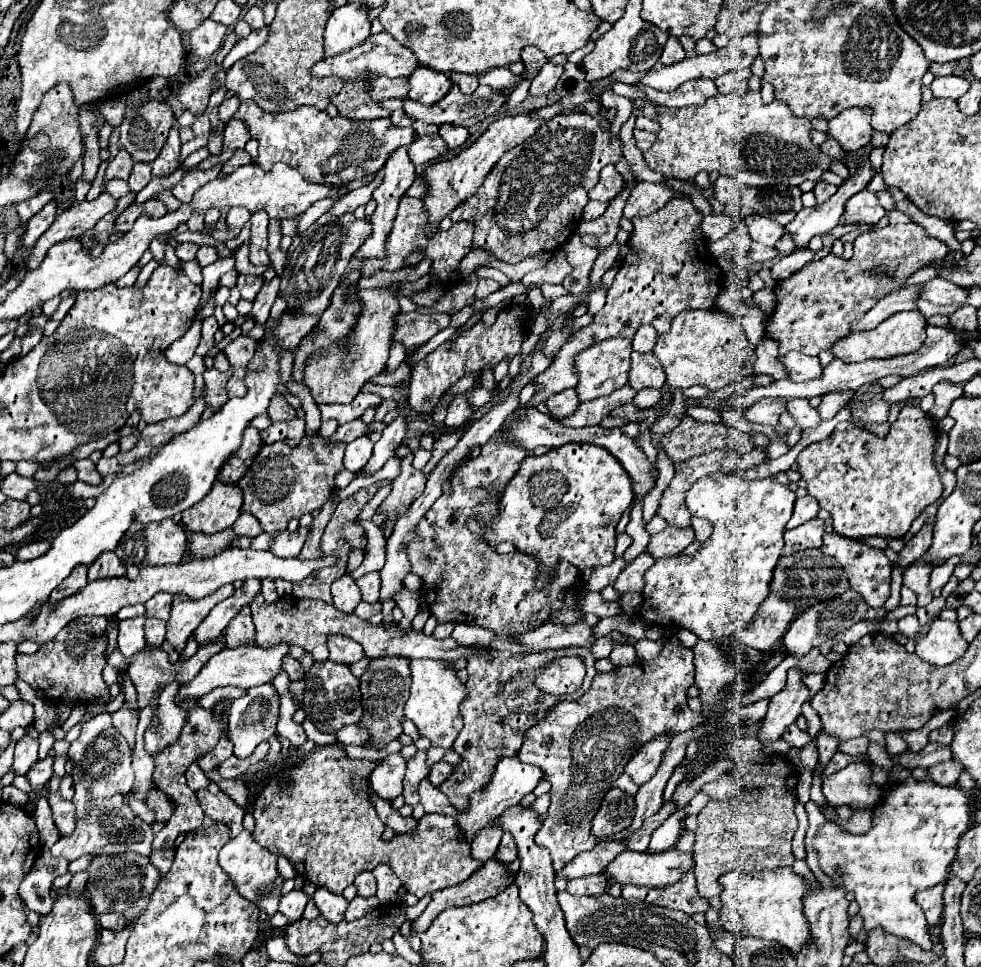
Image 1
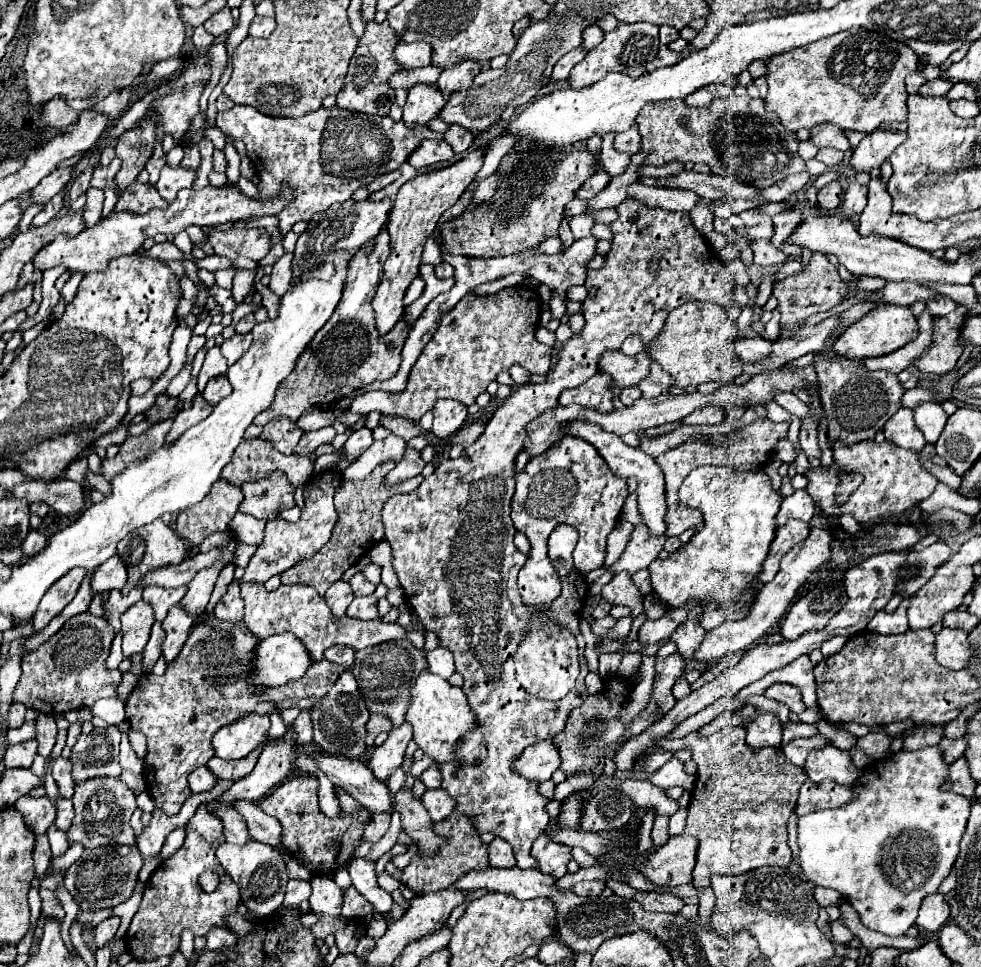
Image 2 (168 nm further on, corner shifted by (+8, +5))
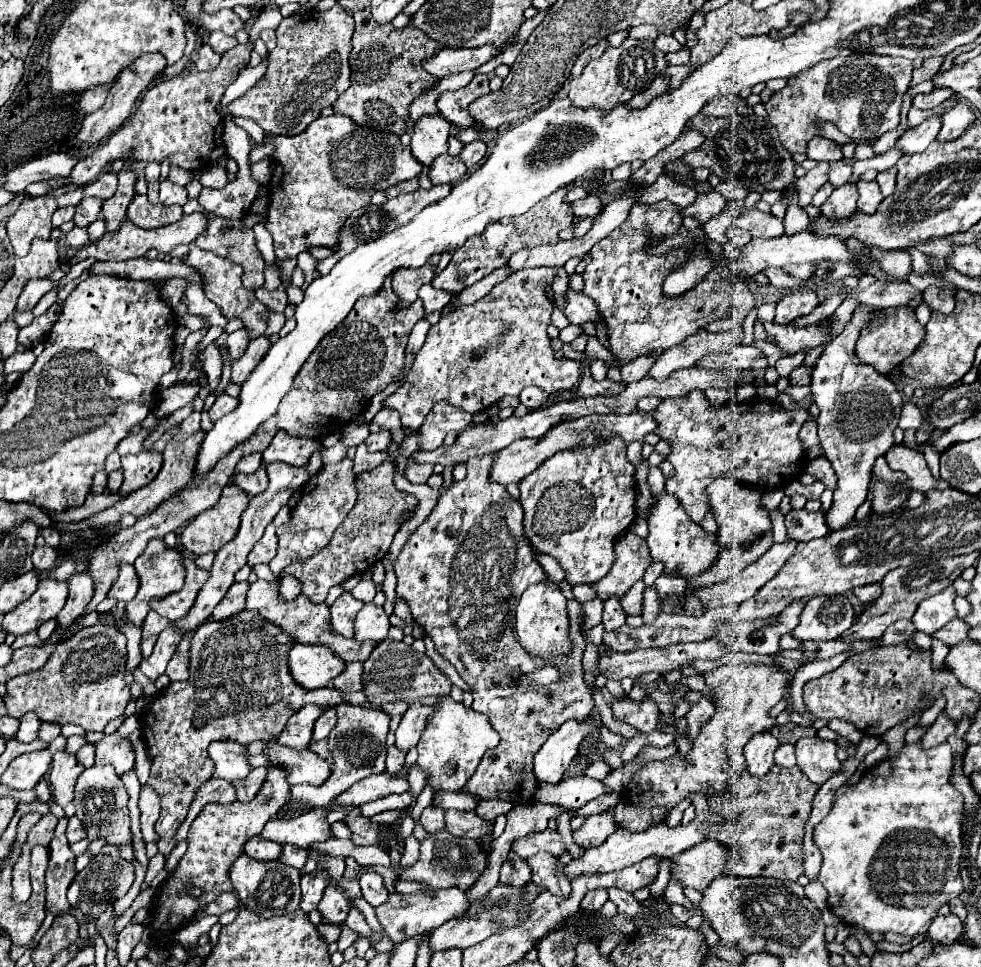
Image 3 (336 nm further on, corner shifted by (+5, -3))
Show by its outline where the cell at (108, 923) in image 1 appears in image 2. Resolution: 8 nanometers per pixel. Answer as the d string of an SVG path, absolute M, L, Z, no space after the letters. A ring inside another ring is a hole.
M110 916L110 918L102 920L102 922L94 928L94 940L96 940L98 948L102 948L106 942L110 942L110 940L114 938L118 926L120 926L120 918L118 918L118 916Z

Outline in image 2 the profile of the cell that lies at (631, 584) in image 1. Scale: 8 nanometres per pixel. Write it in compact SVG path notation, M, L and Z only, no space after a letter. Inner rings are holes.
M618 572L600 592L606 602L610 604L622 604L622 606L628 606L632 612L630 612L630 618L636 618L640 614L644 614L644 608L642 608L642 594L640 590L634 586L632 582L632 576L628 572Z

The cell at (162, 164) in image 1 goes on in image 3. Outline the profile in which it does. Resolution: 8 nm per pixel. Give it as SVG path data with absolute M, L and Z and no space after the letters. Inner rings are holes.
M147 164L145 180L147 180L147 198L149 198L149 202L157 204L157 198L159 198L159 164Z

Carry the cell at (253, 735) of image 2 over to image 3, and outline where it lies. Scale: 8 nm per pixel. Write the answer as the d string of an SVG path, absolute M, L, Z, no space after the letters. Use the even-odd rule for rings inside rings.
M213 742L209 746L209 758L215 764L215 778L223 778L227 782L237 782L247 778L249 764L247 752L243 744L235 742Z

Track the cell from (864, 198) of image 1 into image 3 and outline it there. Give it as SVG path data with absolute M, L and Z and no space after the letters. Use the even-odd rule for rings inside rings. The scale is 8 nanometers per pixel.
M859 180L857 182L857 188L859 188L859 204L857 204L857 210L865 212L865 214L875 212L877 206L881 204L881 200L883 200L881 190L879 190L879 184L875 180L871 180L871 182Z

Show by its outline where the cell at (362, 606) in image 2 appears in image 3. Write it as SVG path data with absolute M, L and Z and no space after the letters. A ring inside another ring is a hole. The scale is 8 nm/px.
M365 604L355 618L355 640L357 642L373 642L381 644L387 638L387 630L391 628L389 616L383 606Z

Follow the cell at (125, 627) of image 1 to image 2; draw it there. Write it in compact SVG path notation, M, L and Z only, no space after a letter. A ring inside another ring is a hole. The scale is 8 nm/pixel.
M140 600L120 616L120 622L122 622L122 652L124 652L124 656L142 652L150 638L150 628L154 624L152 608Z

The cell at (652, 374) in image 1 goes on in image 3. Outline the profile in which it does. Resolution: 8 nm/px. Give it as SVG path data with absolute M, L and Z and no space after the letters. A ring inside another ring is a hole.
M691 390L685 396L661 400L651 416L659 424L655 434L671 446L667 460L673 464L675 476L667 480L665 490L679 500L695 522L701 522L705 516L705 488L715 478L725 476L739 484L769 488L769 474L779 474L781 482L787 484L807 464L803 442L799 440L807 410L785 410L761 396L747 402L711 406L705 392Z

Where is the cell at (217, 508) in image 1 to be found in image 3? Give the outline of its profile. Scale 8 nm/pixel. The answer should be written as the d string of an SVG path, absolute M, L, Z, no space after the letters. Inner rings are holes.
M237 486L223 488L219 502L213 508L201 512L195 520L191 520L185 526L185 530L181 534L181 546L195 556L207 554L207 552L219 552L219 548L223 548L229 540L235 538L235 532L239 530L239 518L241 518L243 510L247 508L247 504L249 504L249 494L243 492L241 488L237 488Z

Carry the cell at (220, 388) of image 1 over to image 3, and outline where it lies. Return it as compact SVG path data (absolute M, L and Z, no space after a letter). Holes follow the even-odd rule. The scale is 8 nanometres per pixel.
M197 432L195 436L179 442L179 444L167 444L165 452L163 452L163 468L159 470L157 478L153 482L149 482L147 486L139 488L137 492L125 496L125 500L121 500L119 504L107 508L99 512L99 514L93 514L91 518L83 520L83 522L75 522L75 524L65 524L65 522L55 522L53 528L57 530L63 530L63 532L81 532L81 530L87 530L87 528L105 528L105 526L111 526L111 524L118 524L121 517L125 514L131 514L135 518L143 518L143 516L149 516L153 510L159 508L159 504L163 504L167 498L171 498L179 488L187 486L191 476L193 476L193 470L195 470L195 460L197 460L197 452L201 448L201 442L203 442L203 436L205 432Z

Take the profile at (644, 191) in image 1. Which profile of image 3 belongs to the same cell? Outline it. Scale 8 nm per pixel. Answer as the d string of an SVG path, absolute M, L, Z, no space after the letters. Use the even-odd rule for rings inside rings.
M711 192L711 196L697 196L697 200L683 208L681 214L683 216L693 216L697 218L701 224L705 224L709 218L717 216L725 206L727 206L727 198L723 198L719 192Z

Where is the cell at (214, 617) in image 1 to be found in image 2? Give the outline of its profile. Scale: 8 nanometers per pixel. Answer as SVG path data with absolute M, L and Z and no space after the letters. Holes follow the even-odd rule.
M326 470L326 474L316 474L310 480L310 494L306 498L306 506L302 510L302 516L296 524L290 524L286 520L270 520L266 522L264 528L264 540L258 546L256 554L250 558L248 568L244 570L244 576L238 580L238 584L246 584L246 582L258 582L264 584L268 578L272 578L274 574L282 574L288 568L292 568L298 560L302 558L312 558L312 554L324 546L330 538L330 532L334 528L336 522L336 508L332 502L334 490L340 484L340 476L338 470ZM322 486L322 488L318 488Z

